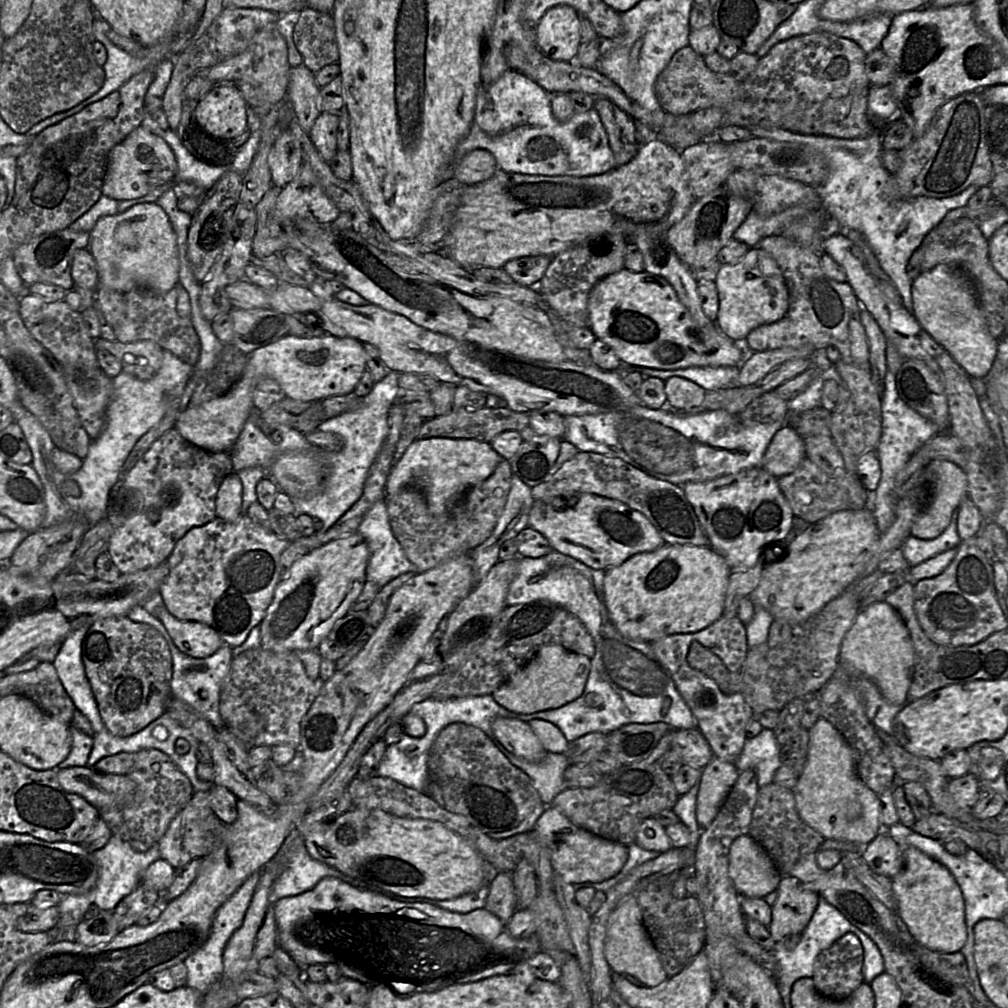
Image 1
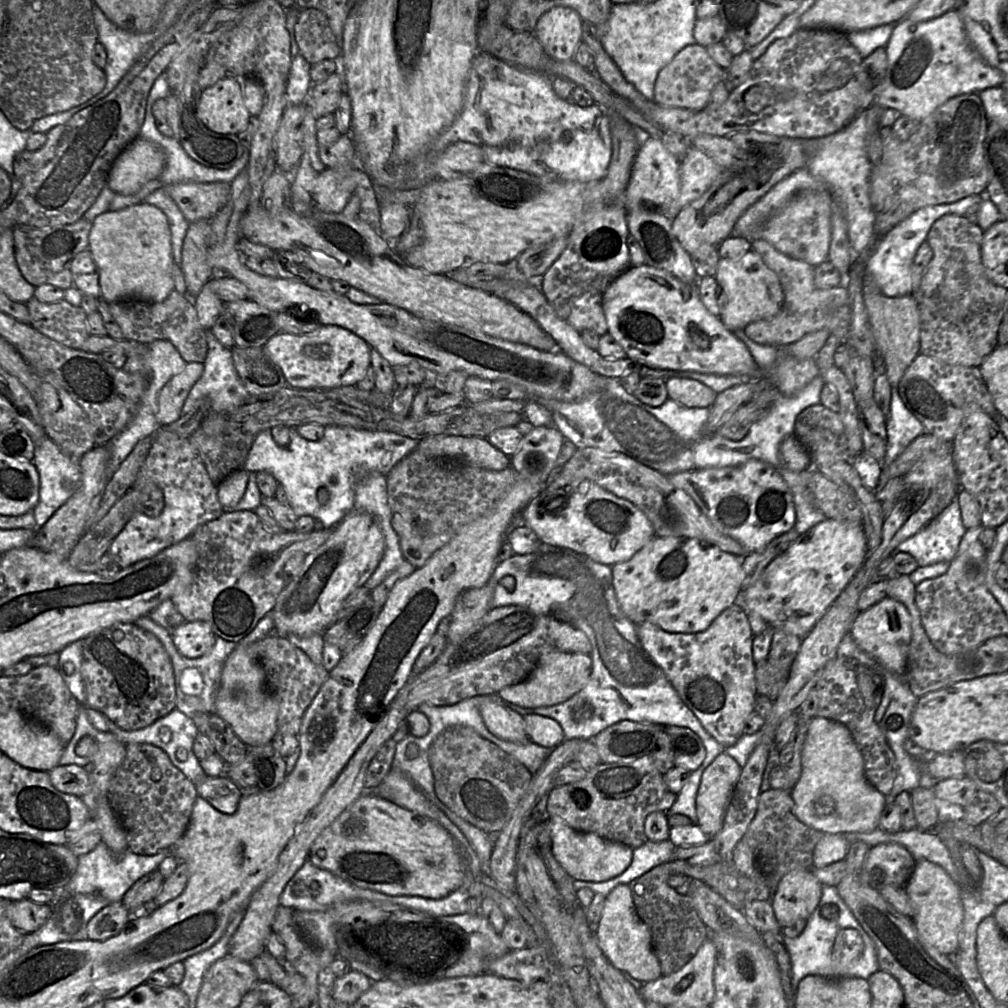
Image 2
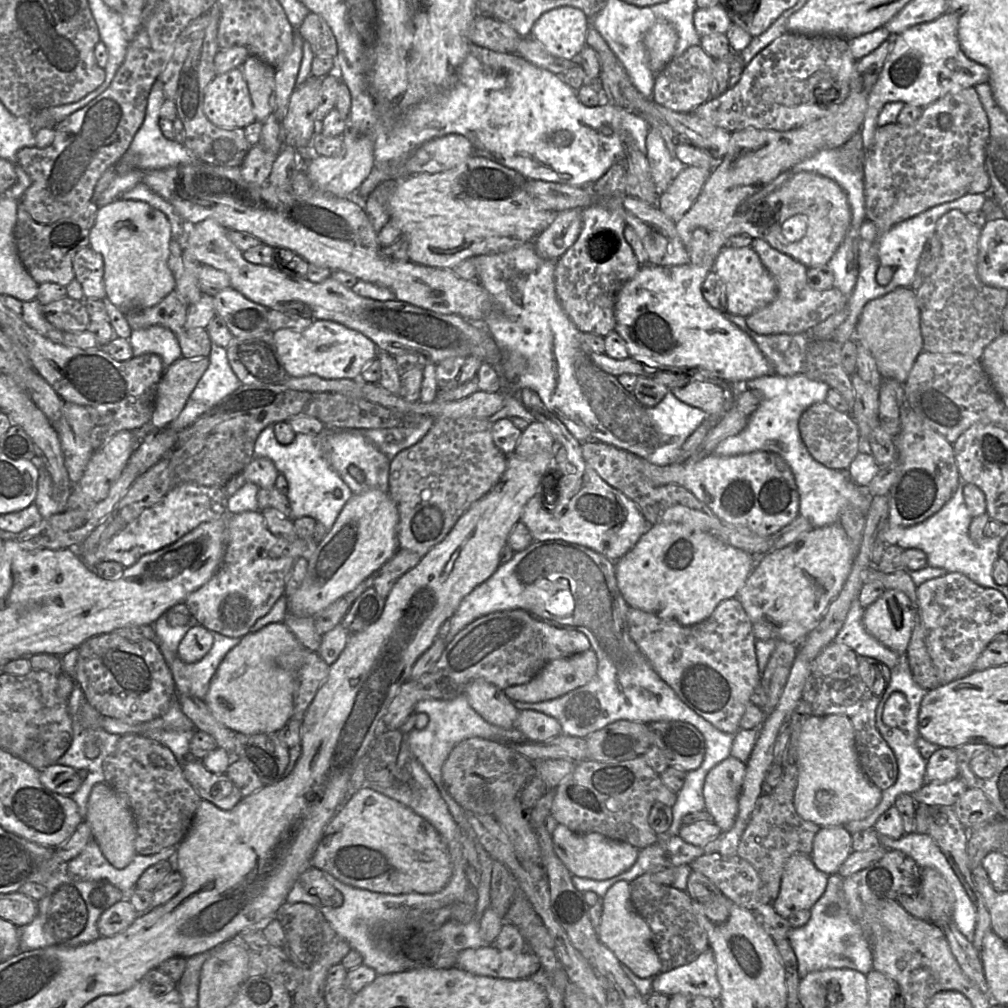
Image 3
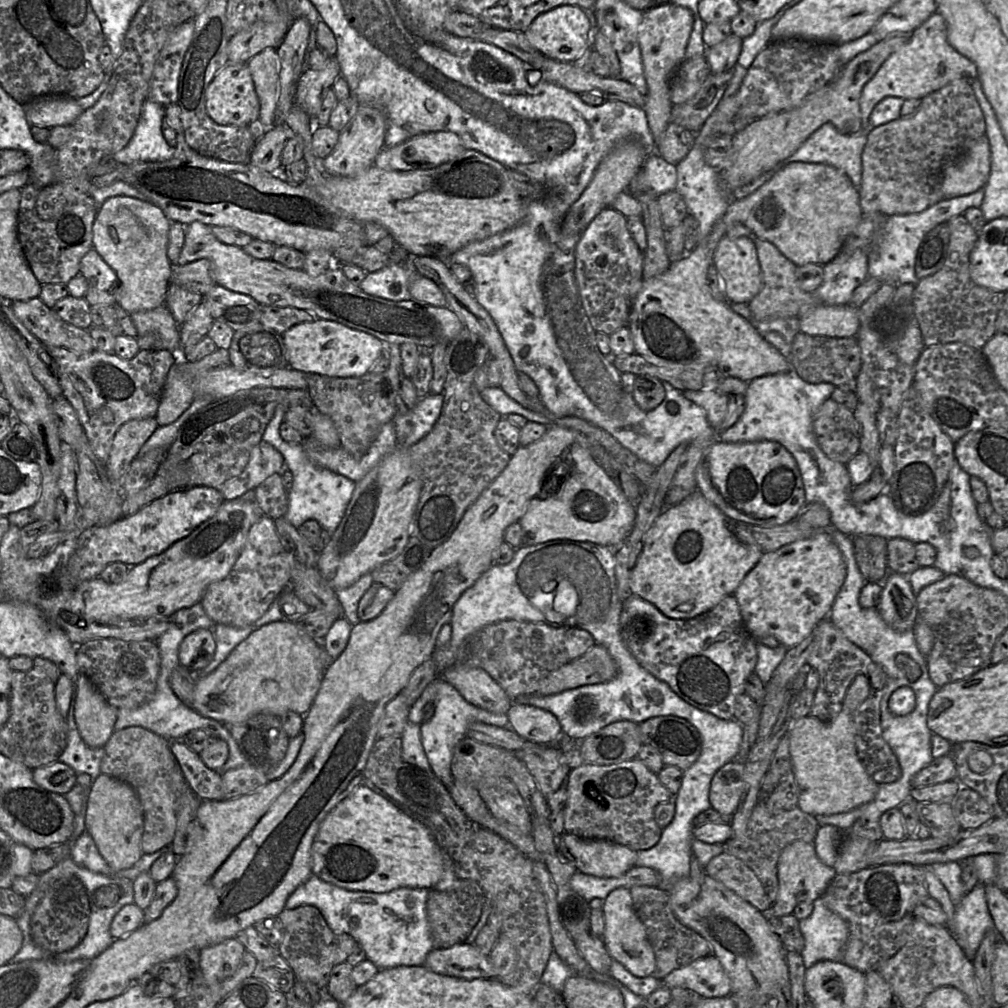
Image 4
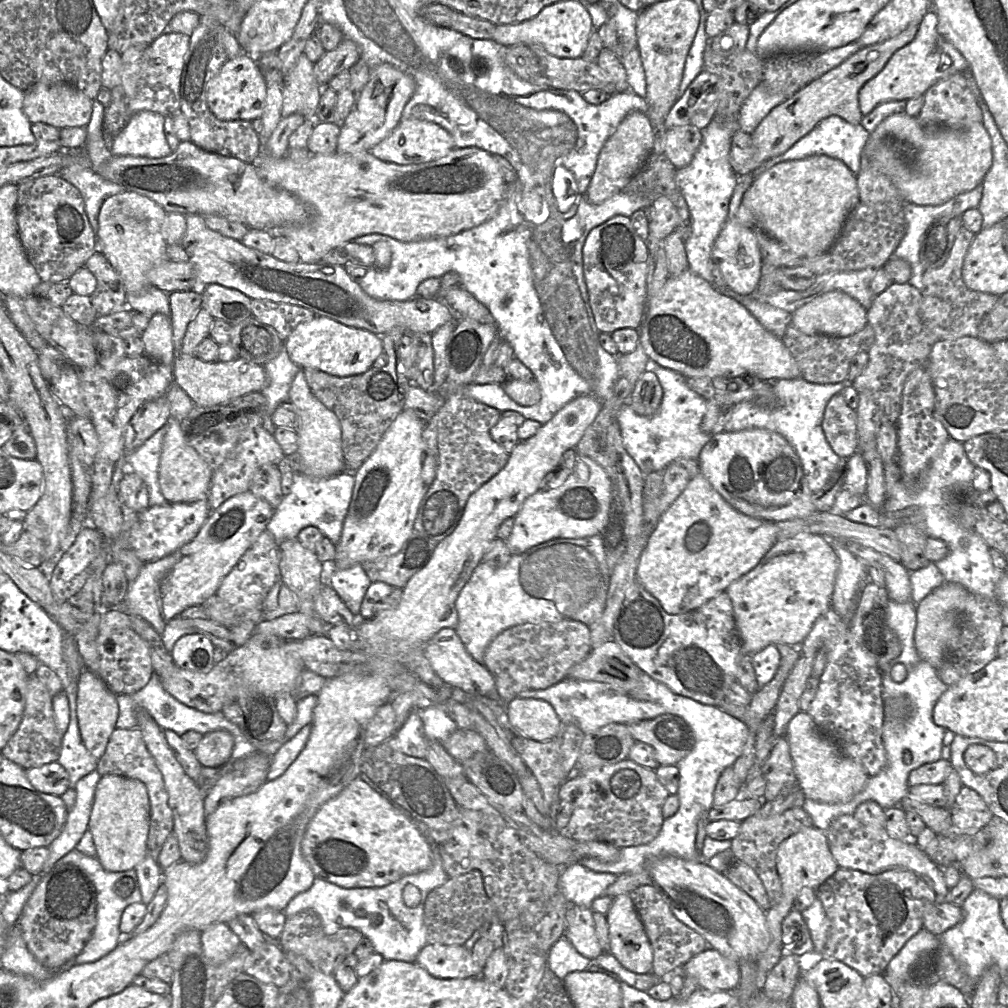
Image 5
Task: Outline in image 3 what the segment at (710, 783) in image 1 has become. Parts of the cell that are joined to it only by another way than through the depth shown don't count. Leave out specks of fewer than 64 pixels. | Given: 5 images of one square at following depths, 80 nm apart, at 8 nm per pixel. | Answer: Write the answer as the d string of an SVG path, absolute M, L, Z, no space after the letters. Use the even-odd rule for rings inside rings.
M729 756L714 766L706 775L703 785L705 810L713 817L715 823L722 831L727 832L734 824L738 811L738 798L746 771L746 763Z

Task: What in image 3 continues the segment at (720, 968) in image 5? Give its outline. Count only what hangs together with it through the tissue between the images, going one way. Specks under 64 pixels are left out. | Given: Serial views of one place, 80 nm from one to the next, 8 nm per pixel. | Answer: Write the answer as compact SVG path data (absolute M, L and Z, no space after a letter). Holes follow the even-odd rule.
M708 948L689 964L659 973L654 977L652 990L652 993L668 997L683 993L718 1001L721 986L717 979L717 965L712 949Z

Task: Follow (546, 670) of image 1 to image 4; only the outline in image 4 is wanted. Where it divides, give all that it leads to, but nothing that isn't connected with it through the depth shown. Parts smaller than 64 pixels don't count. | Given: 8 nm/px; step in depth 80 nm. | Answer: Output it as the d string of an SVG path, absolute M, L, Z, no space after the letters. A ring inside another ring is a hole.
M595 645L579 658L561 666L560 668L551 672L545 678L543 678L535 694L525 694L525 695L547 696L547 695L558 694L565 690L577 688L580 686L605 683L614 679L617 673L618 673L618 669L617 669L616 663L613 660L613 658L610 656L607 649L601 645Z

